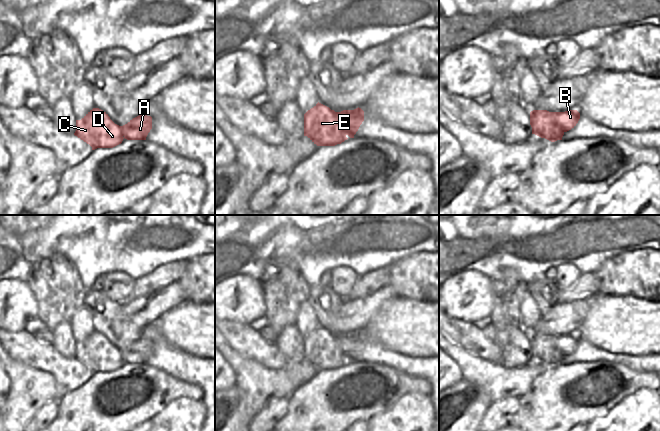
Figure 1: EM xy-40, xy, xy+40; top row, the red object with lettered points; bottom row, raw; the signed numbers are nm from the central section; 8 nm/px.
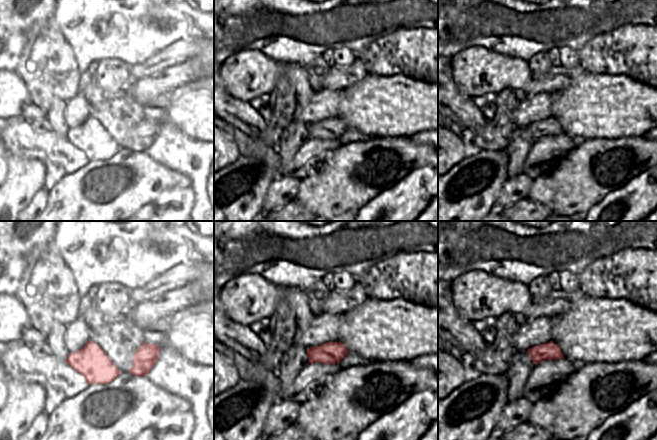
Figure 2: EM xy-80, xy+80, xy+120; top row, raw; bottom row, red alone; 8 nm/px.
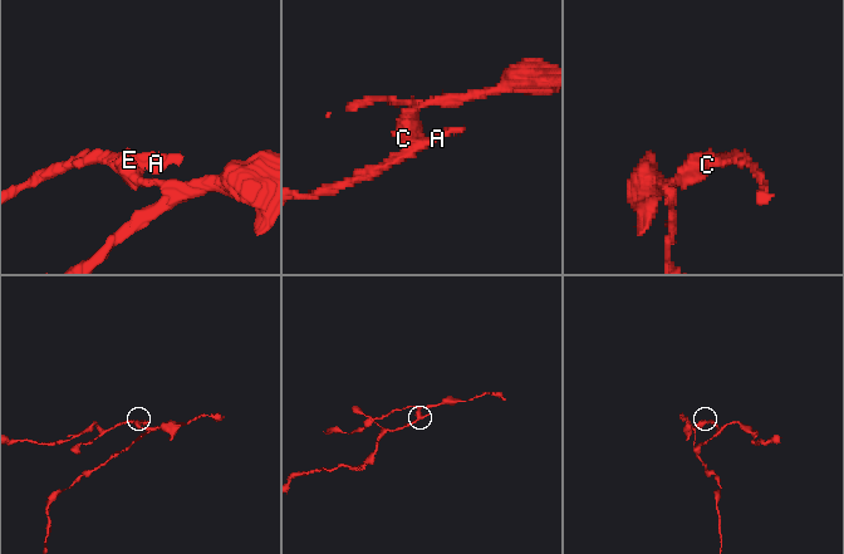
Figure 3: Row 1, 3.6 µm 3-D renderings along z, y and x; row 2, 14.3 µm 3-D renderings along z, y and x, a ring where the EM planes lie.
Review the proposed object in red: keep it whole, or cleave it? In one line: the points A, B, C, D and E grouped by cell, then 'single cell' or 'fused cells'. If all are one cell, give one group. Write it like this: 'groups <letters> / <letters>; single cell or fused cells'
groups A B / C D E; fused cells

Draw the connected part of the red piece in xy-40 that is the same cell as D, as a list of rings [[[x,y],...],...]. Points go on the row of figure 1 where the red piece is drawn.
[[[99,108],[90,110],[81,120],[76,120],[75,136],[92,147],[113,148],[122,143],[122,126],[115,124],[108,114]]]

